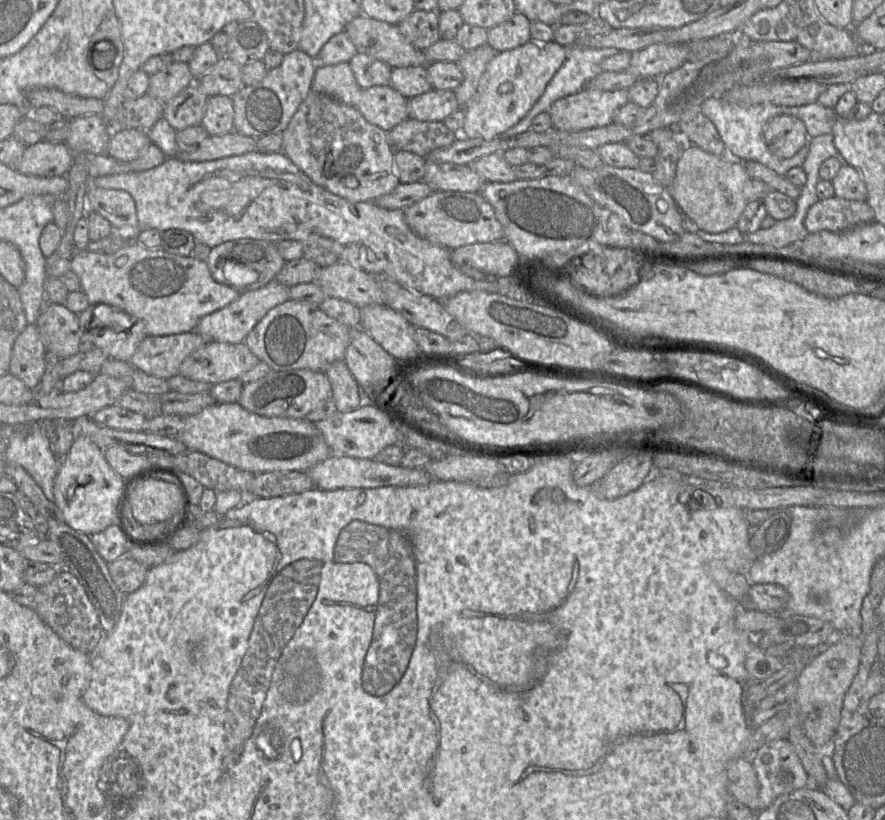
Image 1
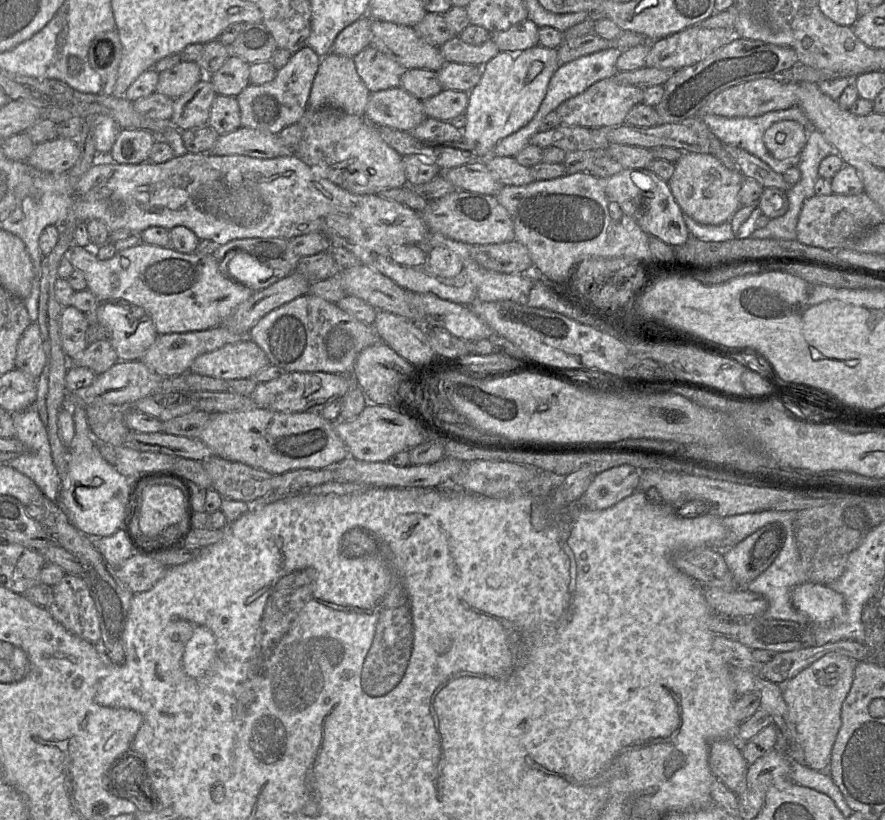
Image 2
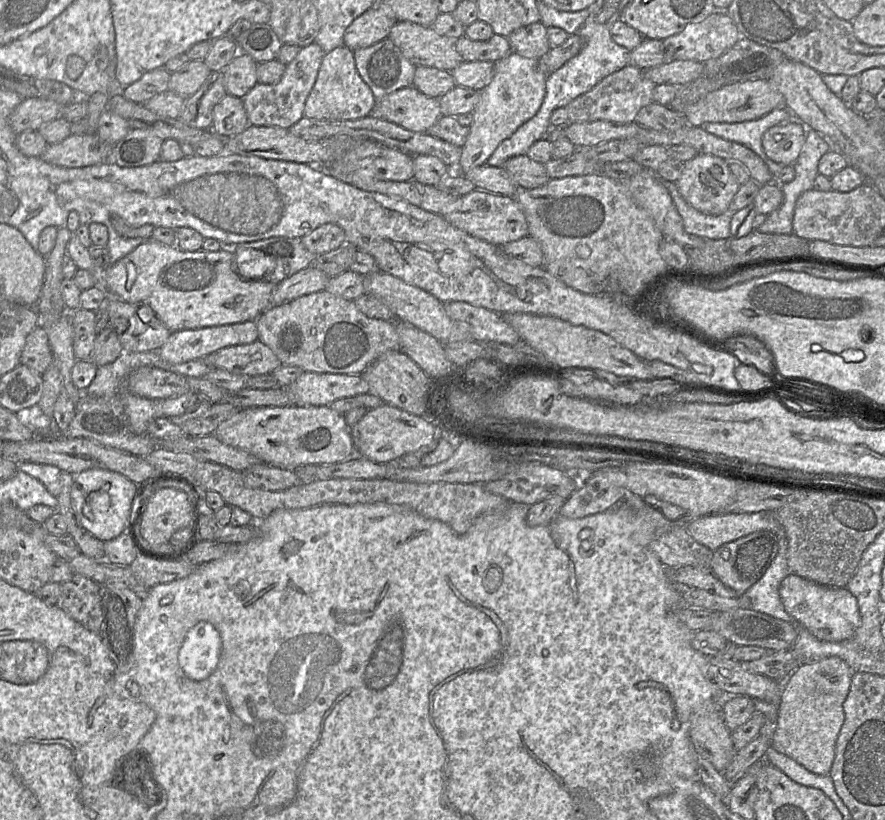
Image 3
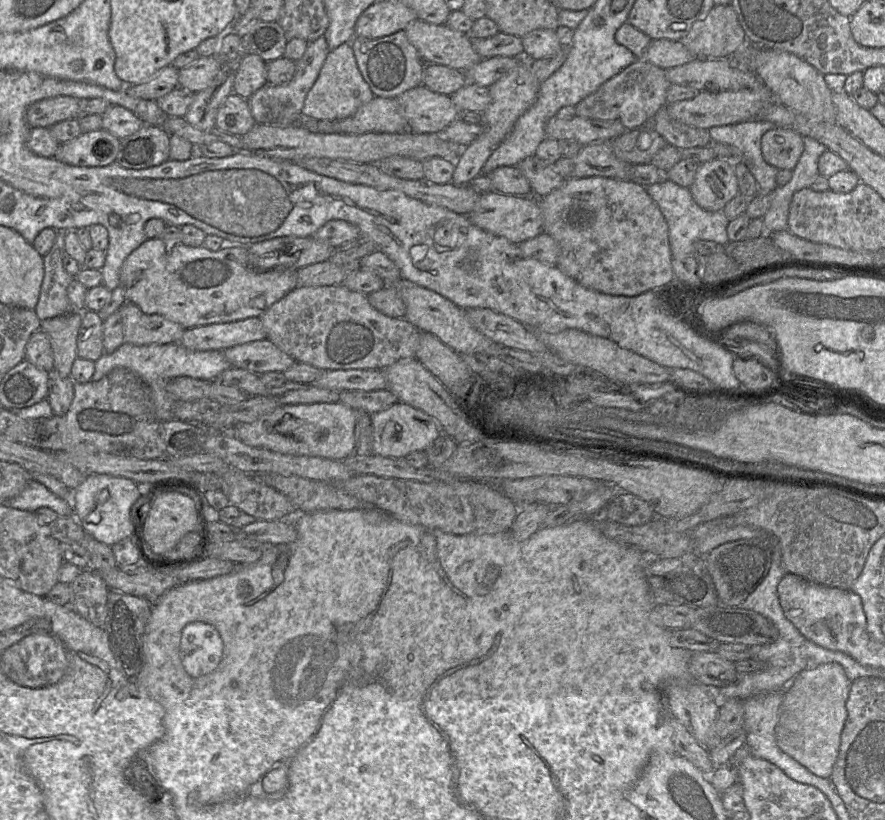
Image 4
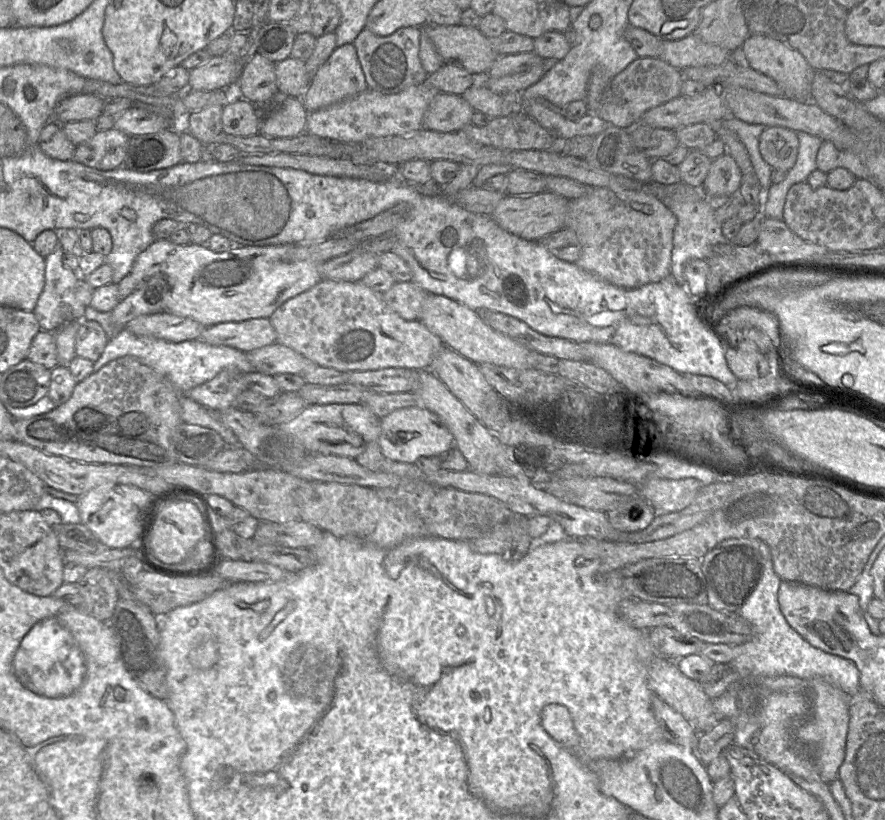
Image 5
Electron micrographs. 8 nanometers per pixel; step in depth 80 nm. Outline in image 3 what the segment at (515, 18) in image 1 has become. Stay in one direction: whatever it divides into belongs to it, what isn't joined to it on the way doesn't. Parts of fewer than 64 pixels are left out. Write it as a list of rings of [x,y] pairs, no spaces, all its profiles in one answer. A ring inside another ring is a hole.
[[[540,22],[520,27],[507,38],[512,52],[524,58],[540,59],[551,49],[547,28]]]

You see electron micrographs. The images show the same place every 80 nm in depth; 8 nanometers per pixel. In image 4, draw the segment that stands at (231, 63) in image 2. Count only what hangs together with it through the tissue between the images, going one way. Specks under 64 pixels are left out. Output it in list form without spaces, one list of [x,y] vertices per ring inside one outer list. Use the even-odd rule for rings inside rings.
[[[245,54],[234,79],[233,93],[247,100],[267,84],[266,62],[257,54]]]

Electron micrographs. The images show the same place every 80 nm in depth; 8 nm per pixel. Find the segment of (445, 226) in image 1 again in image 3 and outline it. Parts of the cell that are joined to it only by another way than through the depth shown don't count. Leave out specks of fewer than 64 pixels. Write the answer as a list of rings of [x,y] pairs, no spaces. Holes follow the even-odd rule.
[[[474,190],[461,196],[460,199],[460,206],[452,213],[444,215],[444,218],[471,236],[502,246],[529,235],[524,211],[514,197]]]

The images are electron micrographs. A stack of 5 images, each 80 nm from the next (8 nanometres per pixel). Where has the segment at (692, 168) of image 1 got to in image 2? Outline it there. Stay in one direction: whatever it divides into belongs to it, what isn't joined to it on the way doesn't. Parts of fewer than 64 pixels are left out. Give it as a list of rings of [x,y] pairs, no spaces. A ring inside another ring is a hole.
[[[684,152],[675,162],[675,170],[668,186],[684,214],[705,225],[719,225],[730,221],[741,207],[739,191],[744,176],[730,170],[712,154]]]

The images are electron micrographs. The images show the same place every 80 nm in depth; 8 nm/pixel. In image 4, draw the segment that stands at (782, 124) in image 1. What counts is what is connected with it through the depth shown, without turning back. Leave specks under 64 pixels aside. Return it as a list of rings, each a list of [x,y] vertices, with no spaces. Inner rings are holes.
[[[788,128],[770,129],[763,134],[761,139],[764,160],[779,170],[793,170],[803,149],[803,136]]]

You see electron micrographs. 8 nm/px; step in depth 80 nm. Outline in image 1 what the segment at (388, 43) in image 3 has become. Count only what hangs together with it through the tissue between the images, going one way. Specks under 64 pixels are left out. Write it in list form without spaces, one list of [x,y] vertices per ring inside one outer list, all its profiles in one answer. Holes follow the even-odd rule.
[[[356,53],[349,65],[358,85],[362,89],[390,84],[392,68],[371,56]]]

